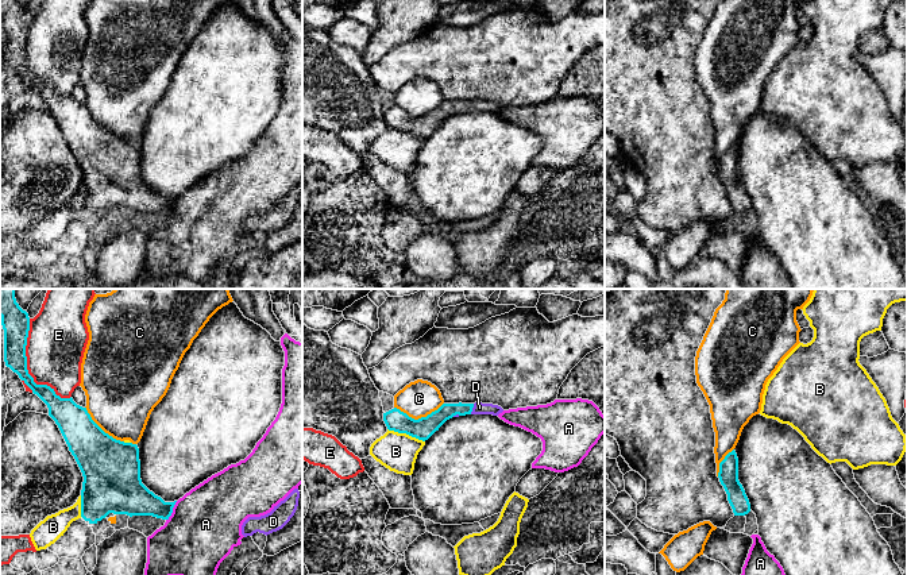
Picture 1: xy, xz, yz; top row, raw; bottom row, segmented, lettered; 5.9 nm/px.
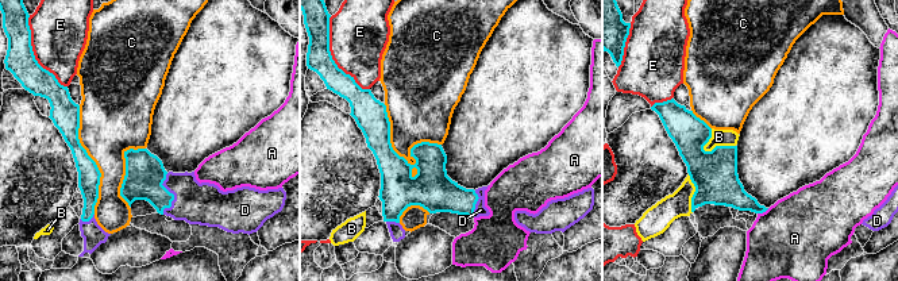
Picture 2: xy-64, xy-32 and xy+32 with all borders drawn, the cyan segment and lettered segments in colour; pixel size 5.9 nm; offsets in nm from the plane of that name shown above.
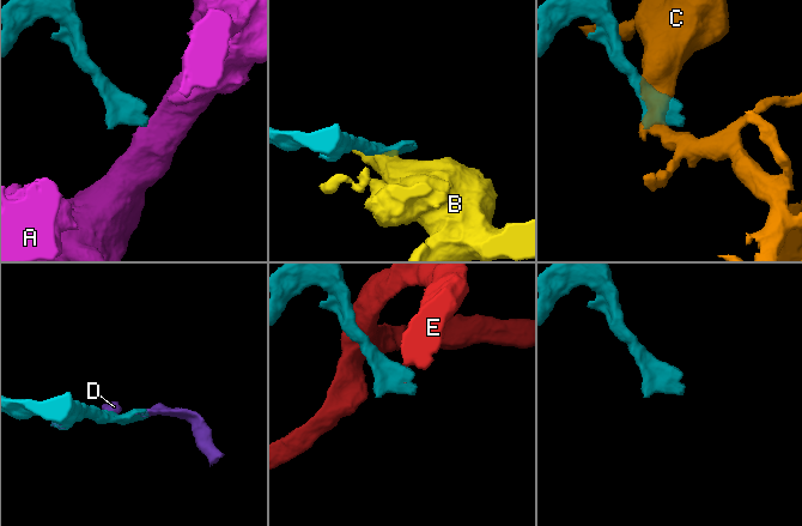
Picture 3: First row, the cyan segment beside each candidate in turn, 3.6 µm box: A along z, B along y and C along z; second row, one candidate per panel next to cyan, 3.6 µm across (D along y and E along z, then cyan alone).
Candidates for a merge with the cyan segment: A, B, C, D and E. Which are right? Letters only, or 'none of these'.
D

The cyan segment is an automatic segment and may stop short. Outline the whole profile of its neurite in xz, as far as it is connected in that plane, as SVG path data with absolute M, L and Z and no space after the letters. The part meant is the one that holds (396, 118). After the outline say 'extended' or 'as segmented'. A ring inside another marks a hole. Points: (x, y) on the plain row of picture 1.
M443 101L437 108L427 115L414 117L406 111L394 105L383 111L383 119L389 128L406 131L418 138L428 138L449 116L466 112L493 112L498 113L503 107L493 101Z | extended

